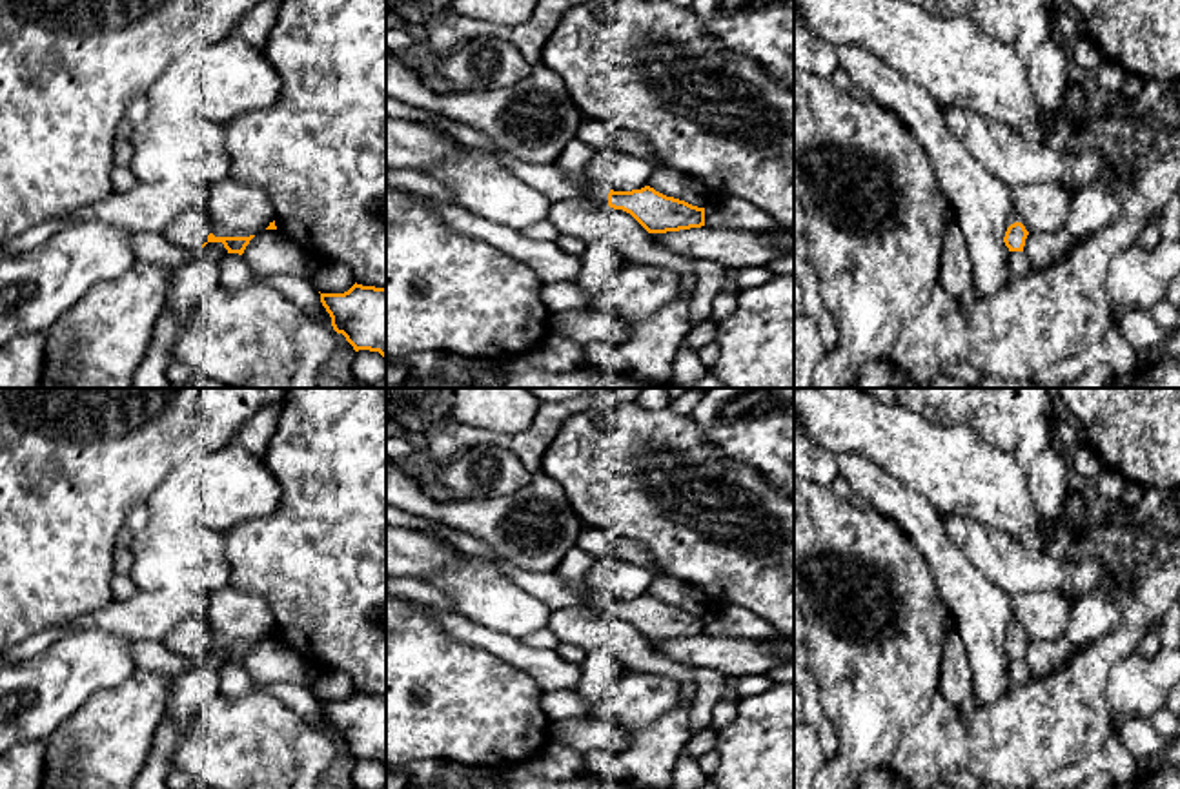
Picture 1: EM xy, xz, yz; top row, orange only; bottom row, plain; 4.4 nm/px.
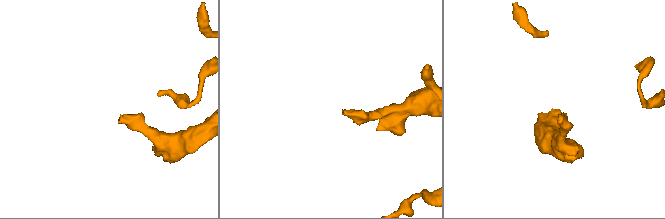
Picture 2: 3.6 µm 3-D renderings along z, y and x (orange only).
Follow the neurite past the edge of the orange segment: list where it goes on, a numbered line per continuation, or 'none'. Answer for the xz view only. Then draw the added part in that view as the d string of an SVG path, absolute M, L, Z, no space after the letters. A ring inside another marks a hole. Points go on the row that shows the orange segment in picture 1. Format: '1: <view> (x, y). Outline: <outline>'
1: xz (574, 159). Outline: M574 138L563 148L554 166L559 171L577 179L585 191L583 199L592 199L603 206L608 206L610 190L588 177L588 162L594 159L594 155L595 151L590 146Z

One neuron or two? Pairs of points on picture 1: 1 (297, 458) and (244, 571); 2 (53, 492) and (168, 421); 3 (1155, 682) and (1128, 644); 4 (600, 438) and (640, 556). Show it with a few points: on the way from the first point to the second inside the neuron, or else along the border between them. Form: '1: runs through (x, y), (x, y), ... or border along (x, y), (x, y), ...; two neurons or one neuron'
1: runs through (297, 485), (297, 518), (272, 543); one neuron
2: runs through (82, 463), (106, 440), (122, 440), (139, 430); one neuron
3: border along (1135, 651), (1113, 666), (1108, 686); two neurons
4: border along (594, 525), (636, 540), (661, 573); two neurons

